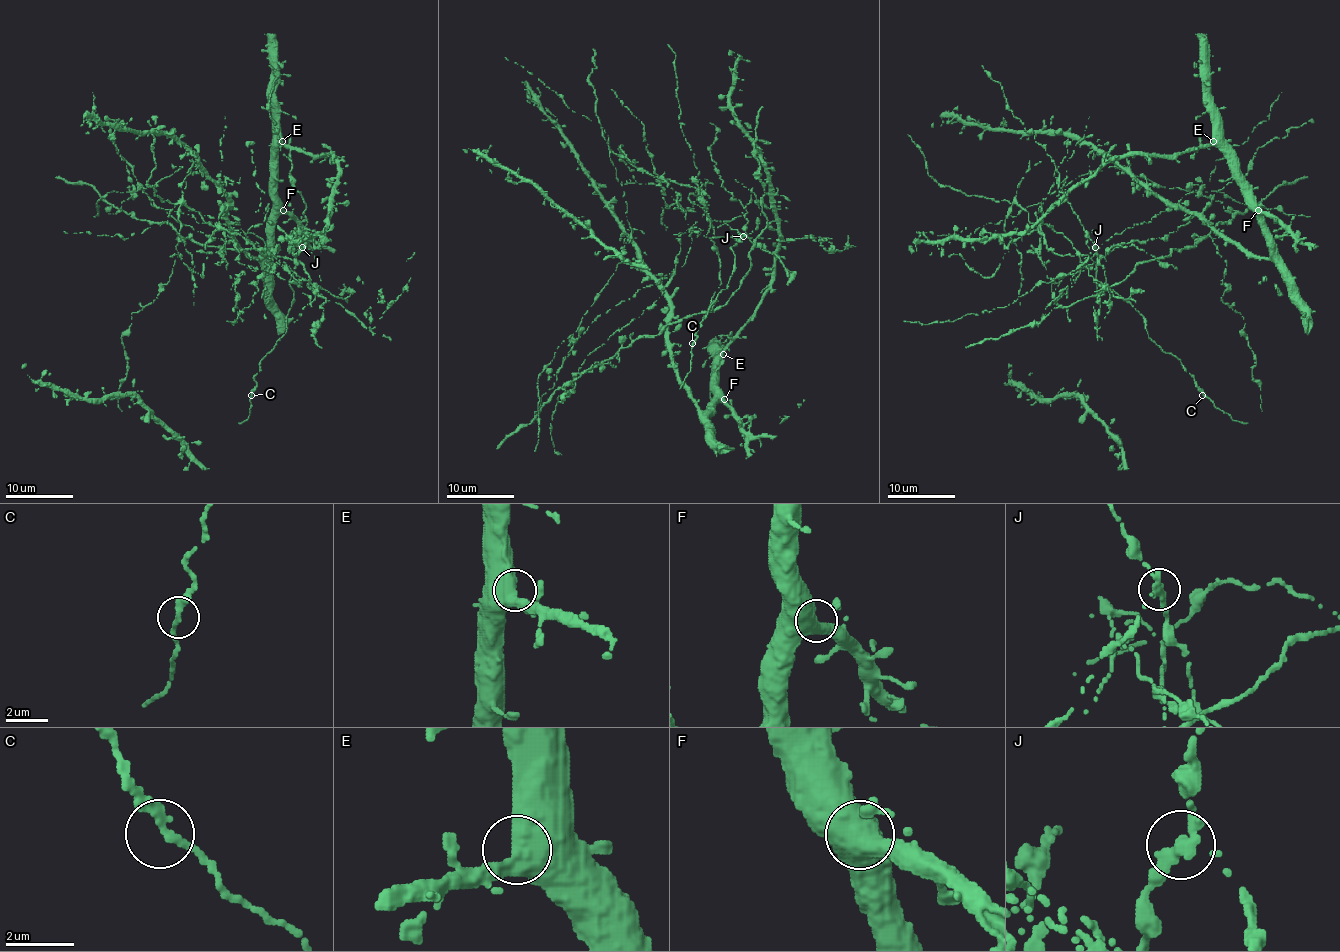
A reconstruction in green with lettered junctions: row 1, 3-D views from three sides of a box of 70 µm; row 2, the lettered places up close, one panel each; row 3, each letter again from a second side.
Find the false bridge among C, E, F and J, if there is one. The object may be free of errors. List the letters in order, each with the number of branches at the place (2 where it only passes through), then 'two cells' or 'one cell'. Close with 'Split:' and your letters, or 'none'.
C: branches 2; one cell
E: branches 2; one cell
F: branches 2; one cell
J: branches 2; two cells
Split: J

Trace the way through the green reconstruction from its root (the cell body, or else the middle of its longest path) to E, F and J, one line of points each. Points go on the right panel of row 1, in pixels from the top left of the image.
E: (1229, 220), (1261, 200), (1118, 173), (1268, 257), (1261, 217), (1213, 141)
F: (1229, 220), (1261, 200), (1250, 206), (1197, 193), (1197, 184), (1155, 186), (1118, 168), (1268, 257), (1258, 210)
J: (1229, 220), (1194, 247), (1140, 262), (1108, 287), (1083, 265), (1054, 301), (1094, 247)

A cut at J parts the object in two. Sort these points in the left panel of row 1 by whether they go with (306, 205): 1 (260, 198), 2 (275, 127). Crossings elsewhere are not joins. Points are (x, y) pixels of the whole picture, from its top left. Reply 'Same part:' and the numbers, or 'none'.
Same part: 2

